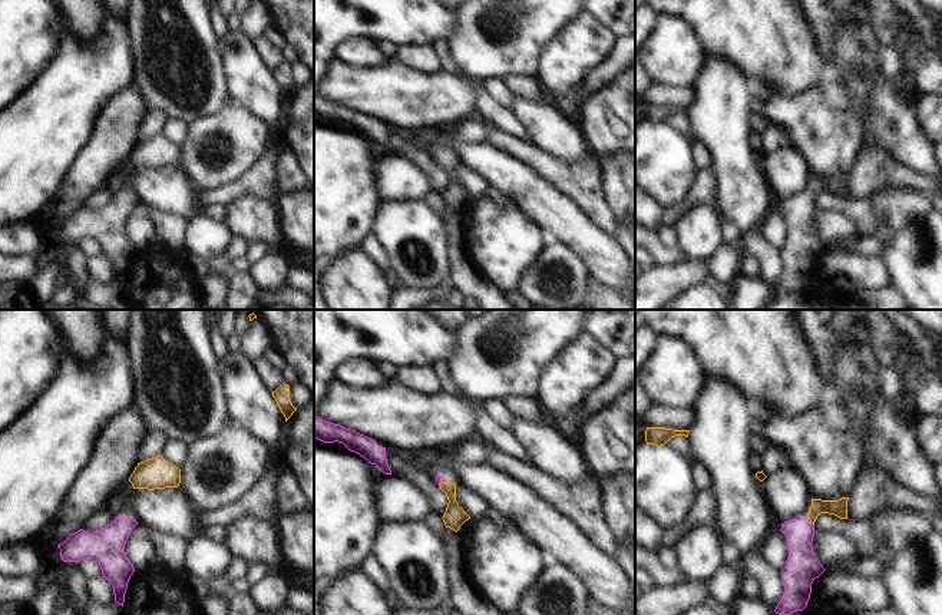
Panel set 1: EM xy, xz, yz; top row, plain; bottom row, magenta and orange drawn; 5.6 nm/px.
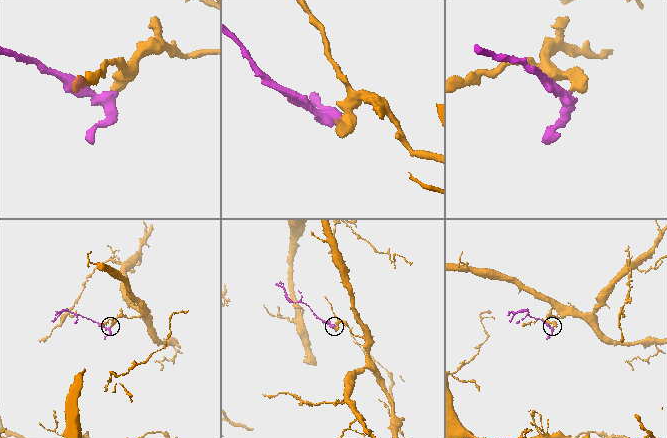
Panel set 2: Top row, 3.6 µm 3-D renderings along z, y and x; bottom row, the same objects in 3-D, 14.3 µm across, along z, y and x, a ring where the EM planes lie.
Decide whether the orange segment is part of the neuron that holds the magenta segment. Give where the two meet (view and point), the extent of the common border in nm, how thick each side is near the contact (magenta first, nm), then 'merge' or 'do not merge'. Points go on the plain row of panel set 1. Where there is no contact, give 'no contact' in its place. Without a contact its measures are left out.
meets magenta in yz at (810, 201); contact 60 nm long; 190 nm thick on the magenta side, 100 nm on the other; merge

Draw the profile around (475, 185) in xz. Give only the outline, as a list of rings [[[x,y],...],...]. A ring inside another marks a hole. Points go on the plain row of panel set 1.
[[[456,163],[456,181],[472,196],[479,198],[486,192],[489,183],[476,172],[467,169],[465,165]]]

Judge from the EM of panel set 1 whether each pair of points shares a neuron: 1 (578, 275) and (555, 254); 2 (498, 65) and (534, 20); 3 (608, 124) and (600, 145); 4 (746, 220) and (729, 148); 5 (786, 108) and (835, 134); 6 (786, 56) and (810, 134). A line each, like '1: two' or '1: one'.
1: one
2: one
3: one
4: one
5: one
6: two

